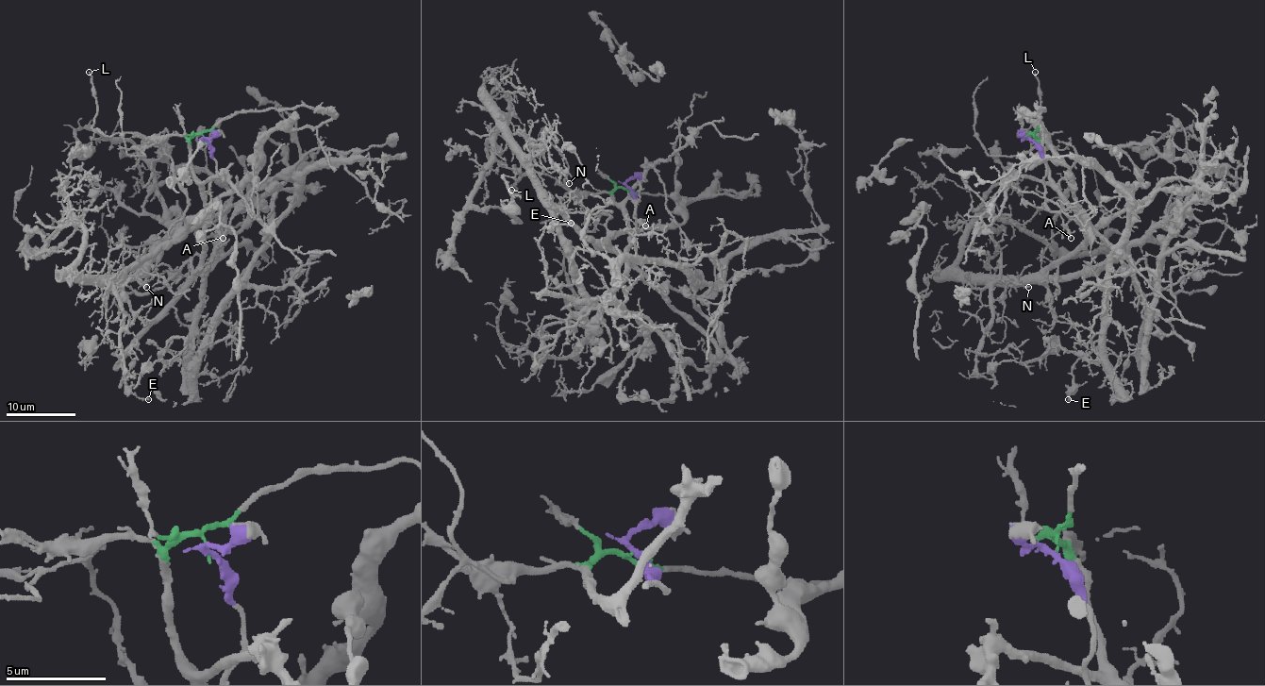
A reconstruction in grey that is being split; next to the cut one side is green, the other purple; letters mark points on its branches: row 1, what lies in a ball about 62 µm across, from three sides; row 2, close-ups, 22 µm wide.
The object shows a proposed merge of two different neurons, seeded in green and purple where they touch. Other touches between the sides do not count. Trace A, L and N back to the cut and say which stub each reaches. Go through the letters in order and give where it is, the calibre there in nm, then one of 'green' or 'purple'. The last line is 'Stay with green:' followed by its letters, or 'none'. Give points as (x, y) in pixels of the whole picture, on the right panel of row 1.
A: place (1071, 238); calibre 280 nm; purple
L: place (1035, 72); calibre 130 nm; green
N: place (1028, 287); calibre 150 nm; purple
Stay with green: L

